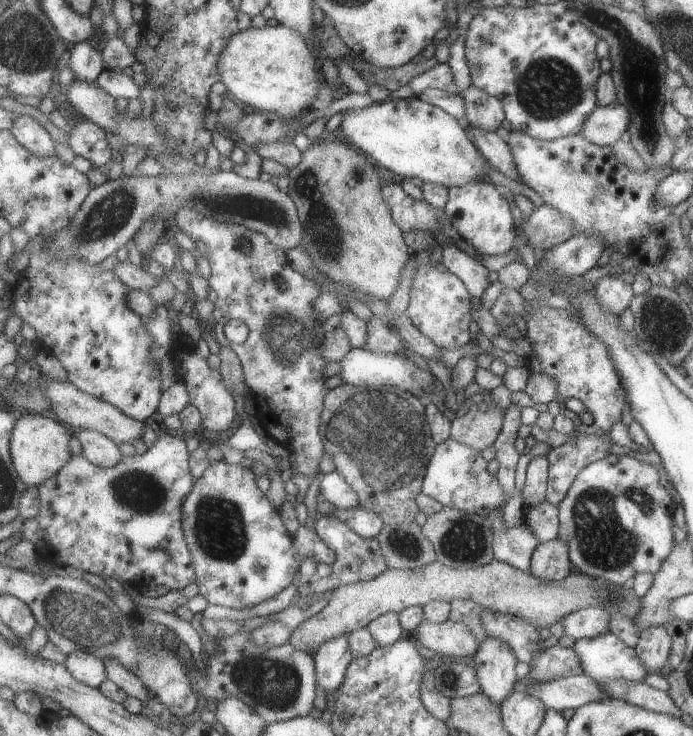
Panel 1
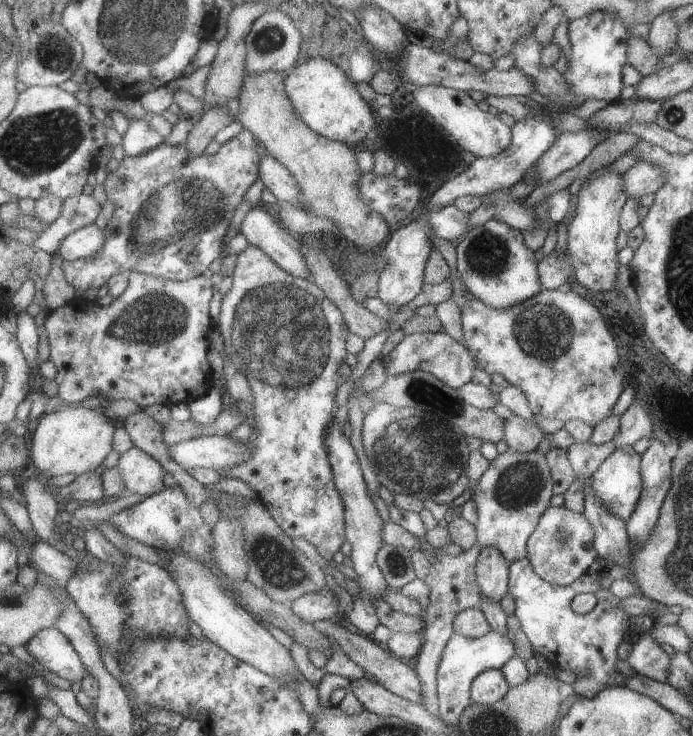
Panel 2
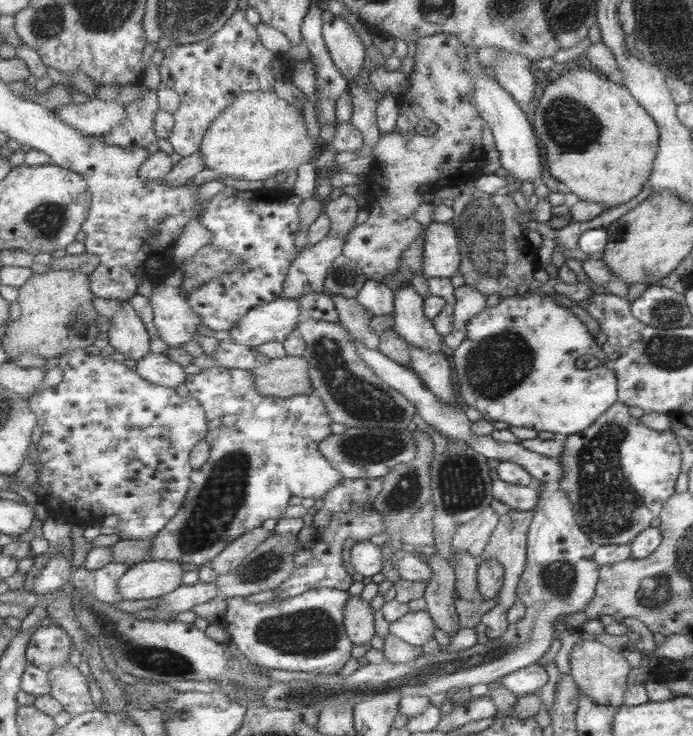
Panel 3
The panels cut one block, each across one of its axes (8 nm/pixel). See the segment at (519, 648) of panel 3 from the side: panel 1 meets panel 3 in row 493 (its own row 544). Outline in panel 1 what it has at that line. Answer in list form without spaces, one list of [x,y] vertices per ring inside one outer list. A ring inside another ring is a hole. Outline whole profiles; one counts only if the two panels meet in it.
[[[554,537],[541,542],[533,549],[530,556],[531,575],[542,581],[560,581],[571,573],[571,564],[567,546]]]

